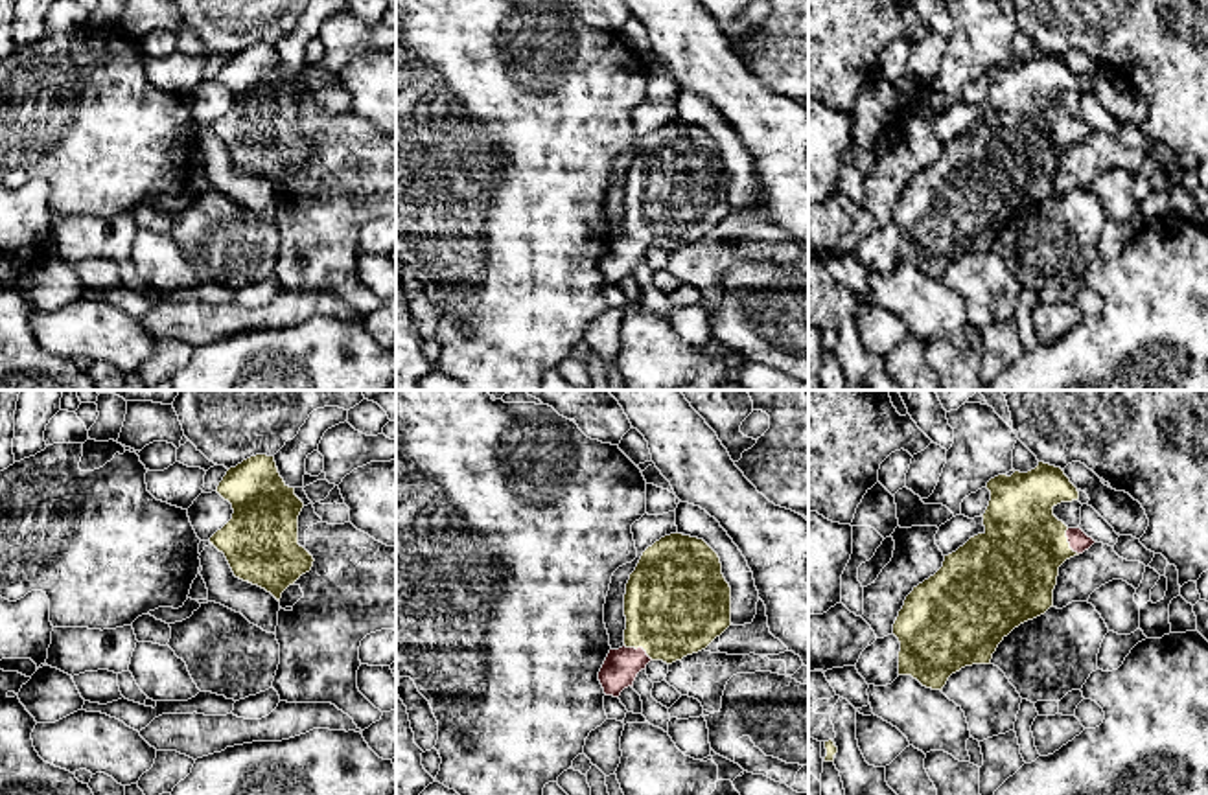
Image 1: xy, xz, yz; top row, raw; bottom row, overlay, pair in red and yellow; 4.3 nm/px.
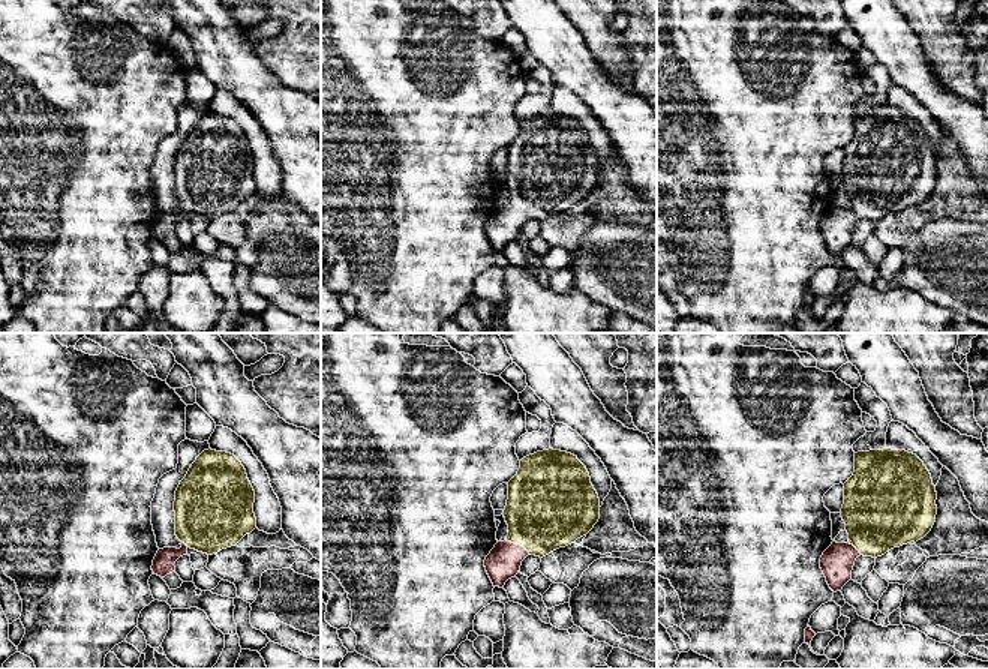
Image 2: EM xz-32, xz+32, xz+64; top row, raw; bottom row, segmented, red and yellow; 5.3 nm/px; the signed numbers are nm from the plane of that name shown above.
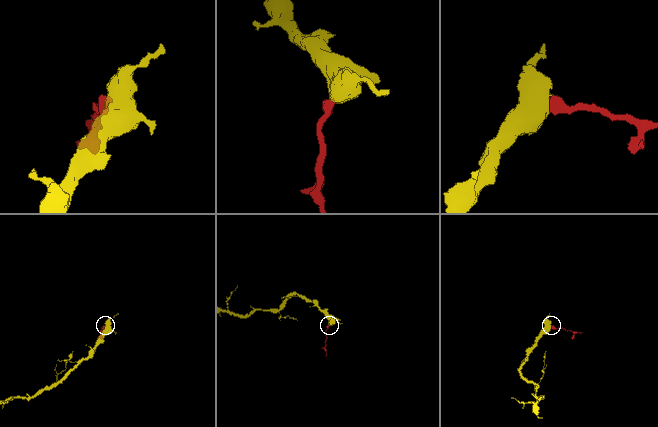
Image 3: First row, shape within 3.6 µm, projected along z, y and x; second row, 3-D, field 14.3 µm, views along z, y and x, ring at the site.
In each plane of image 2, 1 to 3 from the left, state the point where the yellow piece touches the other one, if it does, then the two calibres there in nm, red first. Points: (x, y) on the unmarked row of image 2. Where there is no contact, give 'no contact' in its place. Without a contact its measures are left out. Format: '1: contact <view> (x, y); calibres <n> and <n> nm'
1: contact xz-32 (183, 207); calibres 120 and 420 nm
2: contact xz+32 (517, 209); calibres 180 and 440 nm
3: contact xz+64 (855, 212); calibres 180 and 420 nm

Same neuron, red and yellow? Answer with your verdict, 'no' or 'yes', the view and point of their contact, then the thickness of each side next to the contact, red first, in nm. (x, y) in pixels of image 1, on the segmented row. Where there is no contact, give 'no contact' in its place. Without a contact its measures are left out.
yes; meets red in xz at (639, 648); 160 nm thick on the red side, 460 nm on the other

